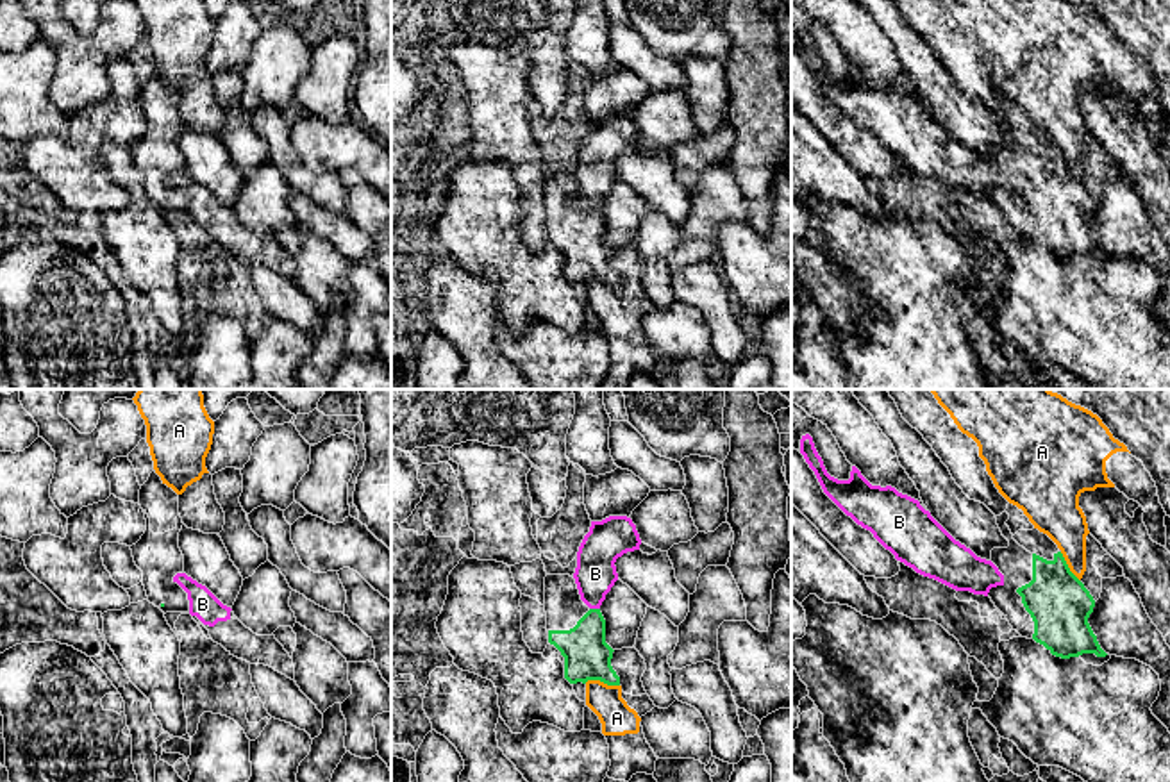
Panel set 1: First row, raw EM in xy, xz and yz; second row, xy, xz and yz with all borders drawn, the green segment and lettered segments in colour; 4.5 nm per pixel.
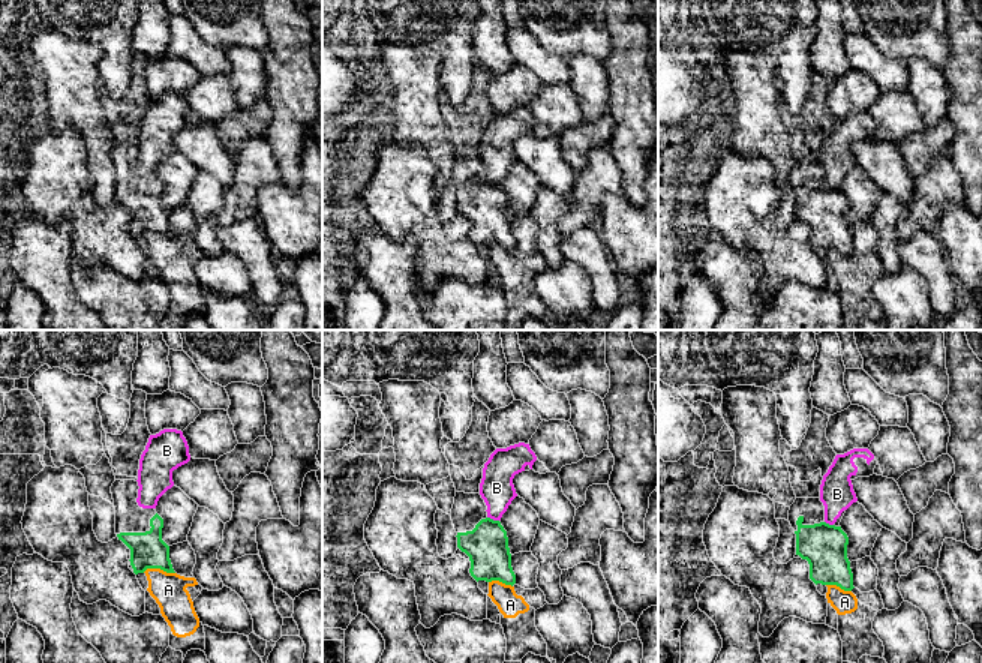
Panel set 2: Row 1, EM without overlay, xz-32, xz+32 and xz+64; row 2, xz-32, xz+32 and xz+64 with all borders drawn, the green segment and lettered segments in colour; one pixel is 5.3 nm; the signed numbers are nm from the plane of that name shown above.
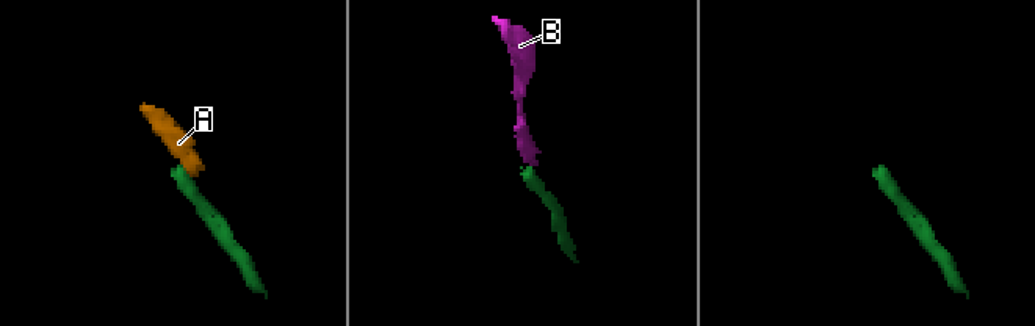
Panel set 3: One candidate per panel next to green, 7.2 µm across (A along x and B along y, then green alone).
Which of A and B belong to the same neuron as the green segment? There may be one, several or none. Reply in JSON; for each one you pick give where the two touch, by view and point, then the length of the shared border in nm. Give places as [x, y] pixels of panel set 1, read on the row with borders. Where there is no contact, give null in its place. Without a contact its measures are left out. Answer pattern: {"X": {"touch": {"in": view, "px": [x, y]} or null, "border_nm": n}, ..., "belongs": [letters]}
{"belongs": []}

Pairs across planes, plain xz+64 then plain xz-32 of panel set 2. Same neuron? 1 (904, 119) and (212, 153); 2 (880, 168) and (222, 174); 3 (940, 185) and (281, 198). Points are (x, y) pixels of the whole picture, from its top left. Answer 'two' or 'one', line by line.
1: two
2: one
3: two

